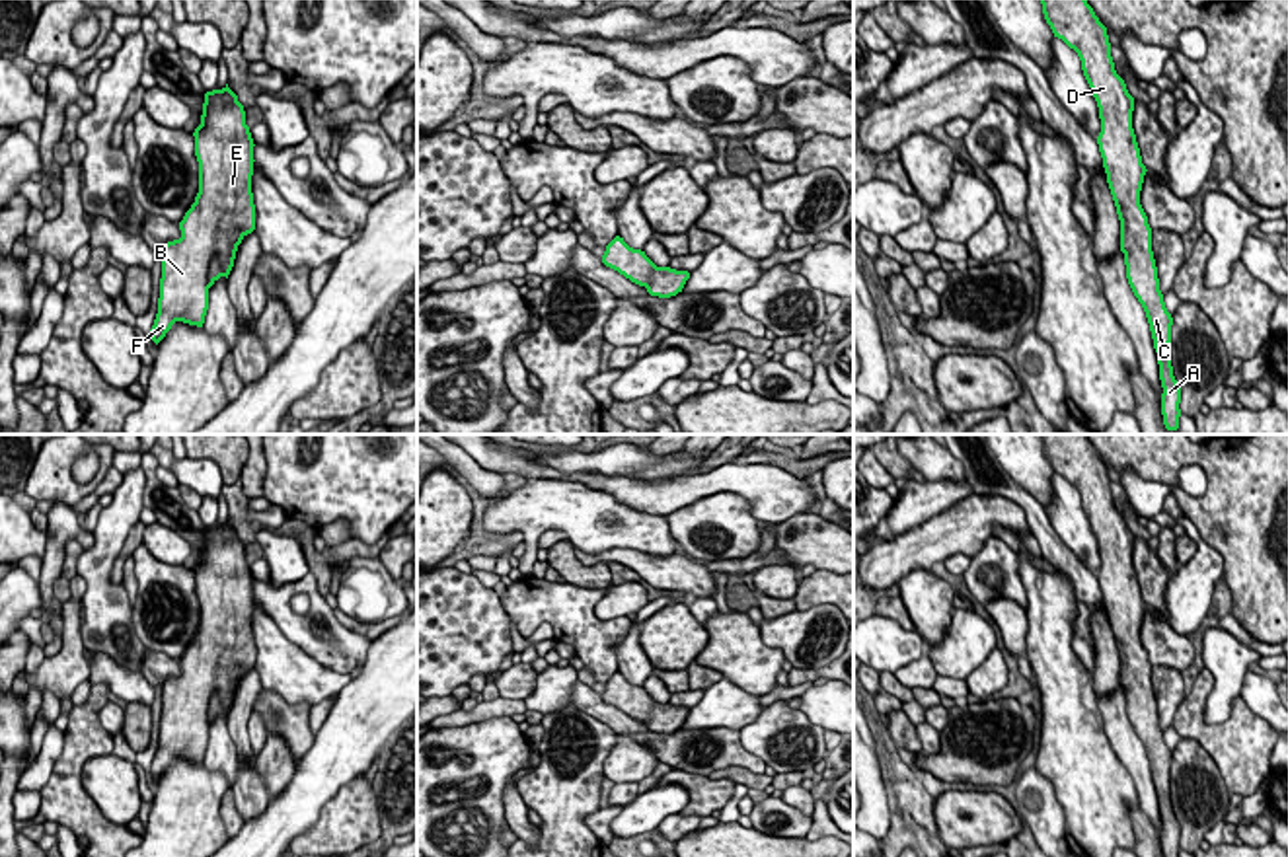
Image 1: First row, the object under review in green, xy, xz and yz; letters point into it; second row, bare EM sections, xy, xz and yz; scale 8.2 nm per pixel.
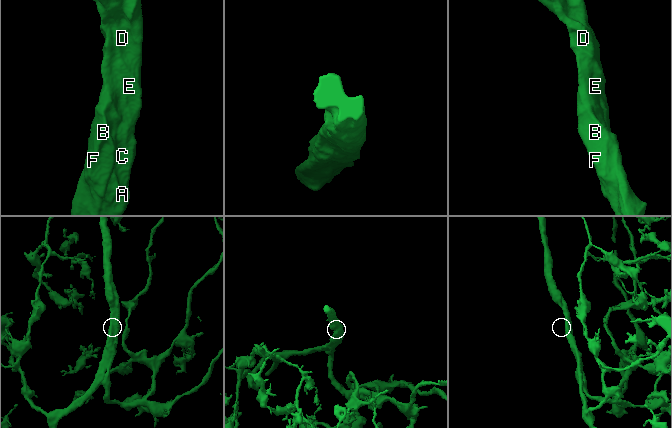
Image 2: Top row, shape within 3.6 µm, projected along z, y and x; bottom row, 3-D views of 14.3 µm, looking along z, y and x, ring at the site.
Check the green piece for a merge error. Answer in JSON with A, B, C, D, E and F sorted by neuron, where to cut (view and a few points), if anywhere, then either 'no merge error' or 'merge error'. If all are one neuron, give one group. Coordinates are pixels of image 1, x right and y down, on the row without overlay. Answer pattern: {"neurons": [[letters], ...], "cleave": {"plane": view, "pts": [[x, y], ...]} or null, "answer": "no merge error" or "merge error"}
{"neurons": [["A", "B", "C", "D", "E", "F"]], "cleave": null, "answer": "no merge error"}

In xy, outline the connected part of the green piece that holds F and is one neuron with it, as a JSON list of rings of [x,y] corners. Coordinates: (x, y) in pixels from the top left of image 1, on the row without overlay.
[[[228,524],[205,530],[201,561],[193,569],[199,598],[199,629],[179,658],[181,674],[162,686],[158,750],[150,765],[158,781],[175,758],[203,764],[208,746],[208,725],[230,711],[242,676],[255,666],[251,629],[253,575],[246,561],[244,541]]]

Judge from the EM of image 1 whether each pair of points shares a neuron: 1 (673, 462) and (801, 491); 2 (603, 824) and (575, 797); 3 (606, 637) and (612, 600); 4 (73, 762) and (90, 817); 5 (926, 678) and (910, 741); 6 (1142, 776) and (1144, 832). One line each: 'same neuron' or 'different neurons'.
1: same neuron
2: different neurons
3: different neurons
4: same neuron
5: different neurons
6: different neurons

